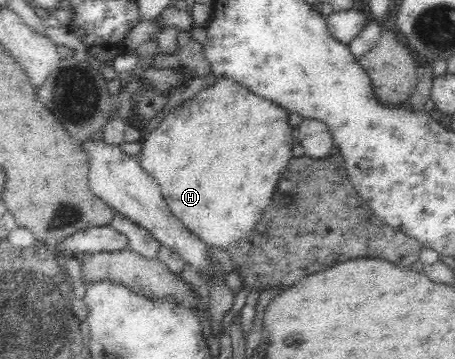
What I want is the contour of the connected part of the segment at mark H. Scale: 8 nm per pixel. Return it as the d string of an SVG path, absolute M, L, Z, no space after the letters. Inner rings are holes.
M218 78L213 85L193 94L191 99L172 108L171 112L167 113L162 121L158 123L158 126L142 138L142 149L138 156L139 164L141 164L141 168L145 170L145 173L157 180L161 188L161 194L163 194L163 200L165 200L165 204L167 204L167 208L169 208L173 216L183 222L183 225L191 233L195 234L195 236L205 242L210 248L218 248L226 253L230 253L228 249L231 246L235 246L242 239L248 238L253 228L256 227L257 222L262 218L264 211L268 209L281 174L286 170L290 159L293 157L291 149L293 149L296 142L293 137L294 128L289 124L289 114L290 112L285 110L285 108L281 108L276 103L249 92L245 86L233 82L233 79Z

